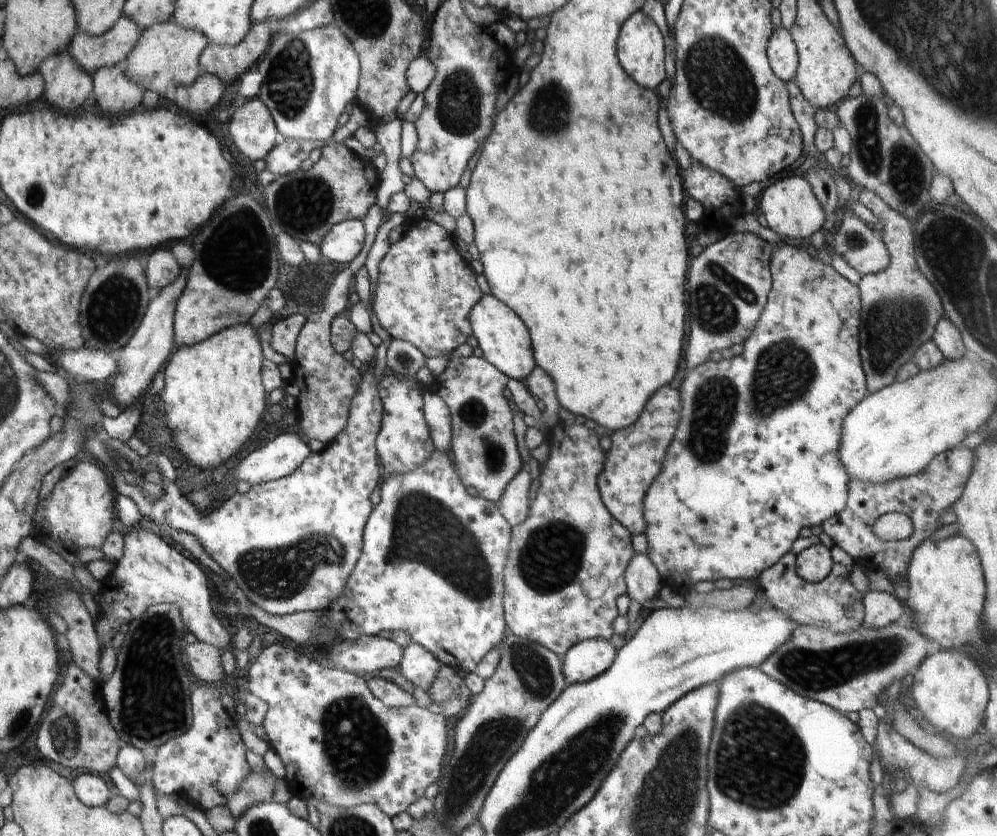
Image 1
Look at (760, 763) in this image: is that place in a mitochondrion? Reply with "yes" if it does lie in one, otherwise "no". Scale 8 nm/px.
yes

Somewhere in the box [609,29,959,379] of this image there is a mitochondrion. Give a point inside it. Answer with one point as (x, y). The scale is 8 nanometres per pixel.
(722, 84)

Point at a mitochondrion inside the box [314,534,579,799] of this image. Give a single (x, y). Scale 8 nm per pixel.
(358, 747)

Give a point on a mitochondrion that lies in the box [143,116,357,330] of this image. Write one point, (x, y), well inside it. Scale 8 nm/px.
(240, 261)

